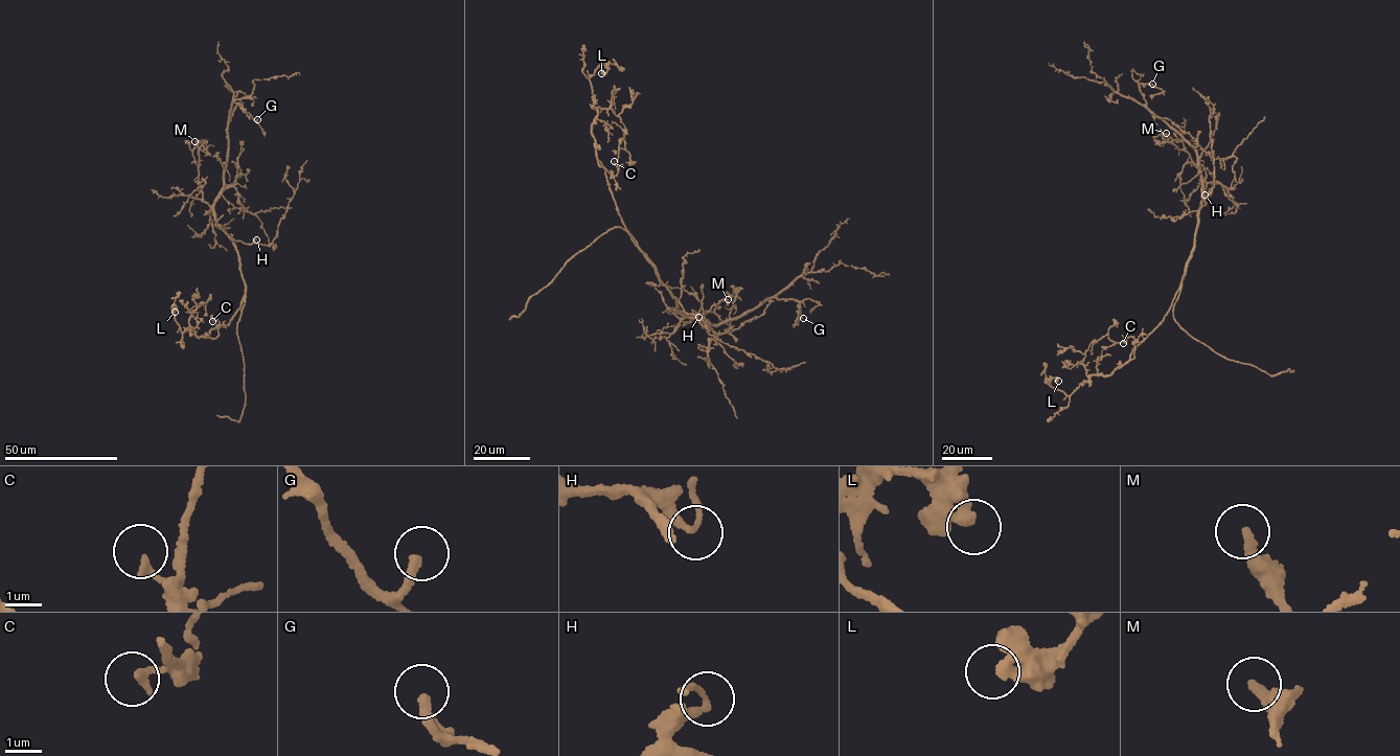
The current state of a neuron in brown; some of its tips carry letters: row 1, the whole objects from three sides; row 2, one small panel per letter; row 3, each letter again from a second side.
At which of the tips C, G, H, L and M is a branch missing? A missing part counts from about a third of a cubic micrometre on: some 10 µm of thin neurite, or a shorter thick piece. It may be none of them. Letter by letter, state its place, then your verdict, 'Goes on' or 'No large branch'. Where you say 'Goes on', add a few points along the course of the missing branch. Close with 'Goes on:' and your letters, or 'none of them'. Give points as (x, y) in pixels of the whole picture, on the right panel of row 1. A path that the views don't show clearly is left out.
C: Place: (1123, 343). No large branch
G: Place: (1152, 84). Goes on. Course of what is missing: (1152, 84), (1144, 65), (1147, 46), (1143, 36)
H: Place: (1205, 195). No large branch
L: Place: (1058, 381). No large branch
M: Place: (1166, 133). Goes on
Goes on: G, M

